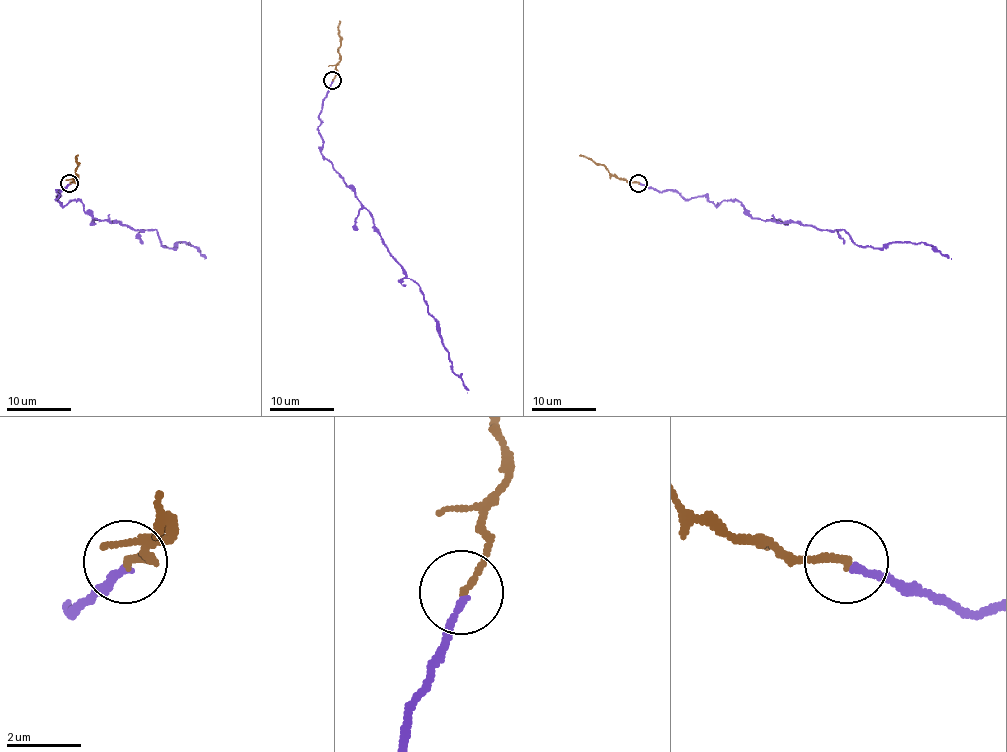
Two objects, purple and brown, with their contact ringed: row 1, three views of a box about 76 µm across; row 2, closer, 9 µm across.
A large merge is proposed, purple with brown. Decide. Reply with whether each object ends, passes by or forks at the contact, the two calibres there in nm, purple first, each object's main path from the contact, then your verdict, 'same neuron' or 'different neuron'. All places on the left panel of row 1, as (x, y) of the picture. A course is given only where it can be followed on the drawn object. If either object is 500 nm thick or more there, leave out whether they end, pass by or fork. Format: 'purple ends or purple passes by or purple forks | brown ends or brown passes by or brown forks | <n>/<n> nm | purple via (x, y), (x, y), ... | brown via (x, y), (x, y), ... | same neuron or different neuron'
purple ends | brown ends | 200/190 nm | purple via (70, 183), (57, 191), (63, 206), (80, 201), (93, 217), (154, 230), (162, 246), (188, 243), (205, 259) | brown via (70, 183), (76, 178), (78, 155) | same neuron

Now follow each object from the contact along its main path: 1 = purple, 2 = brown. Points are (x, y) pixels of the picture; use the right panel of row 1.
1: (640, 183), (717, 206), (737, 201), (752, 217), (843, 230), (860, 246), (927, 243), (951, 259)
2: (638, 183), (617, 178), (602, 165), (596, 165), (579, 155)

